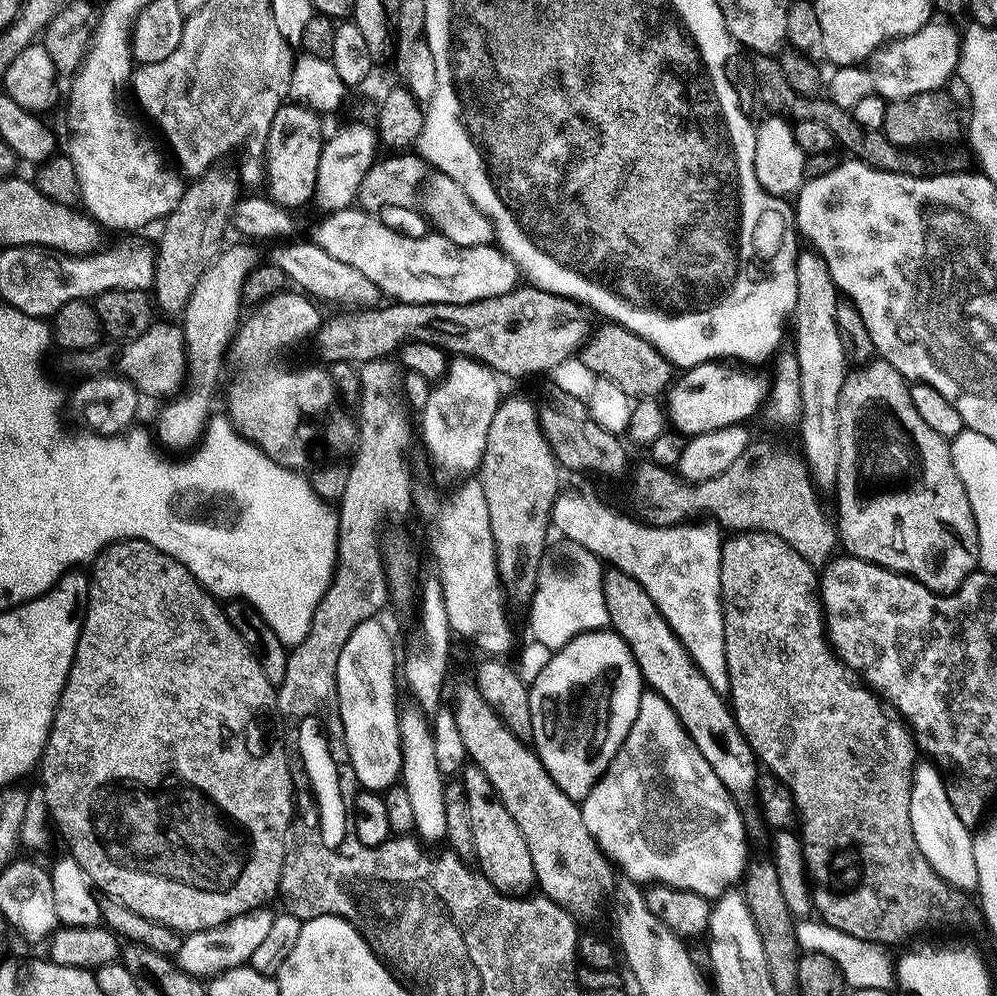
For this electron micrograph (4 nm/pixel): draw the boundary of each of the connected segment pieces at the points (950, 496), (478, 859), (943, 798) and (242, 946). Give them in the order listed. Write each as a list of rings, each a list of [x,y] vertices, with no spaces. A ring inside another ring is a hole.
[[[877,359],[859,370],[853,371],[849,375],[848,381],[842,390],[842,402],[840,403],[840,442],[842,446],[842,462],[838,470],[838,478],[834,485],[836,500],[840,503],[840,518],[838,517],[839,539],[843,547],[848,547],[853,557],[858,560],[868,560],[871,564],[880,564],[880,548],[897,548],[900,553],[890,561],[891,567],[895,571],[911,576],[919,584],[925,584],[932,592],[937,594],[951,594],[957,588],[961,588],[964,583],[971,578],[972,573],[980,568],[980,535],[976,525],[975,510],[968,497],[968,486],[961,478],[956,469],[957,457],[954,455],[953,445],[950,440],[943,437],[938,430],[932,430],[926,424],[925,419],[914,406],[910,381],[887,363],[884,359]]]
[[[475,766],[465,767],[462,782],[466,786],[466,794],[470,802],[470,818],[474,826],[475,863],[478,870],[489,882],[507,896],[524,896],[537,887],[534,874],[534,858],[530,858],[530,846],[526,846],[526,838],[522,830],[518,830],[518,822],[510,815],[510,810],[502,802],[498,790],[494,790],[494,782],[486,778],[482,769]]]
[[[930,762],[919,763],[913,772],[910,818],[918,848],[934,866],[935,872],[955,891],[975,893],[980,883],[977,859],[974,856],[973,831],[955,813],[953,803],[950,802],[947,781],[940,769]]]
[[[257,910],[247,912],[242,918],[234,918],[229,924],[218,926],[214,930],[202,930],[185,935],[180,941],[180,951],[176,953],[174,959],[179,964],[183,972],[189,972],[191,976],[197,978],[215,978],[221,972],[227,972],[230,968],[243,968],[252,959],[252,955],[266,942],[267,935],[270,934],[270,926],[274,926],[274,915],[268,910]]]

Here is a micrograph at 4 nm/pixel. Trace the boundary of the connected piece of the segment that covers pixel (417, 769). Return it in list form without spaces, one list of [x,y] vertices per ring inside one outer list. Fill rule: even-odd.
[[[416,706],[405,707],[400,713],[400,733],[404,755],[402,787],[410,794],[412,805],[414,805],[415,835],[424,842],[447,841],[446,794],[444,793],[446,777],[442,774],[442,770],[438,770],[438,758],[434,754],[434,740],[429,717]]]

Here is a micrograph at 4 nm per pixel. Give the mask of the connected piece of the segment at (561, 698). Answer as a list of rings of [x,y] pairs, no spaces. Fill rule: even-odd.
[[[613,631],[587,632],[575,637],[539,669],[530,691],[534,714],[534,751],[550,778],[554,778],[558,790],[571,800],[583,802],[592,793],[592,787],[608,773],[608,767],[622,750],[630,730],[634,730],[634,722],[638,722],[638,710],[646,694],[646,683],[639,664],[626,641]]]

